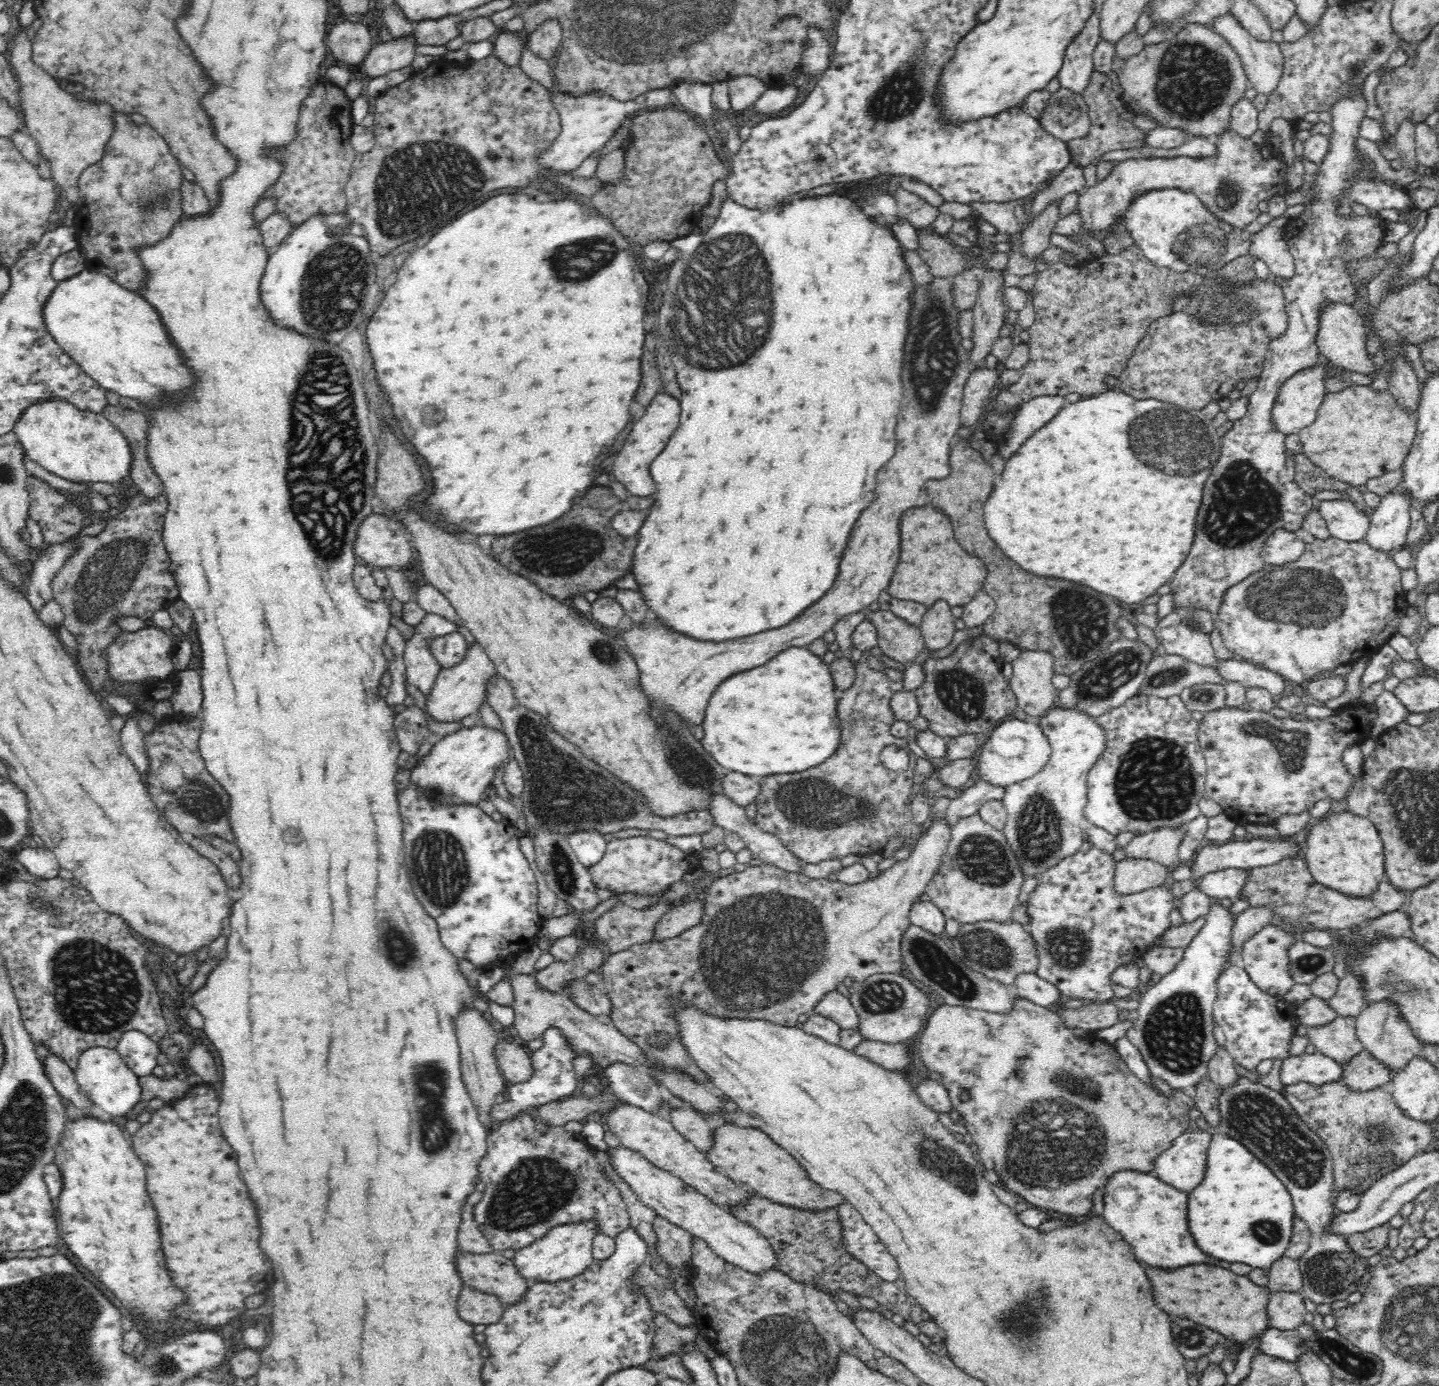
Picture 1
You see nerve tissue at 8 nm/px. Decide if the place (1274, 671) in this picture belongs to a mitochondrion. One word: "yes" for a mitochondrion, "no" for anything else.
no

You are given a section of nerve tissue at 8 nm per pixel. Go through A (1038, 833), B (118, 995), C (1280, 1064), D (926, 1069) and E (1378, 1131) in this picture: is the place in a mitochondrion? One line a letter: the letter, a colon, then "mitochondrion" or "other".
A: mitochondrion
B: mitochondrion
C: other
D: other
E: mitochondrion

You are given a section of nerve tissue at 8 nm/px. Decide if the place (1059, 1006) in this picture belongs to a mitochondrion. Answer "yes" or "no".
no

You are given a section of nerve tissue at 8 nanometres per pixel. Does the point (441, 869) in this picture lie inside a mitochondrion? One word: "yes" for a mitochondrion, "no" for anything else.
yes

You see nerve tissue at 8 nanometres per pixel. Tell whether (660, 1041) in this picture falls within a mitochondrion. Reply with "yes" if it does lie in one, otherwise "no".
yes

